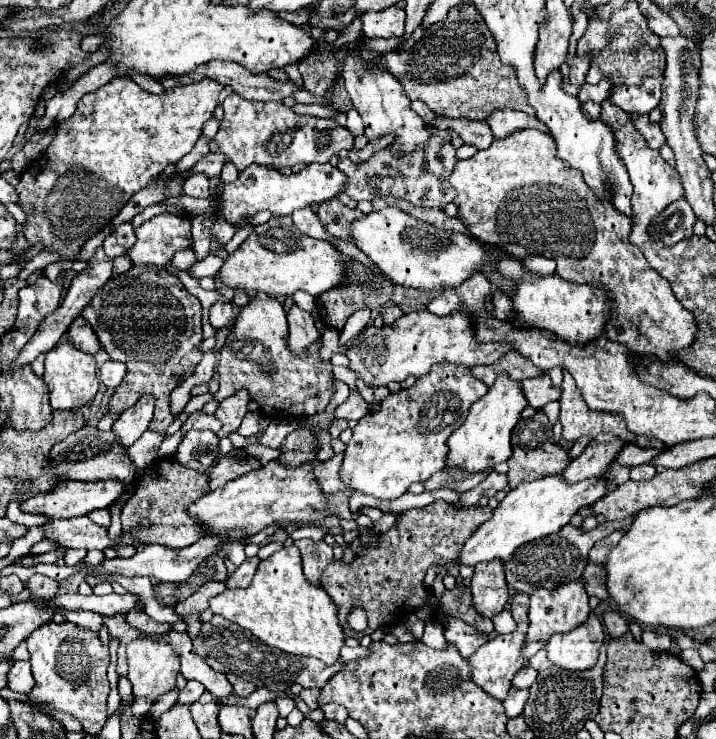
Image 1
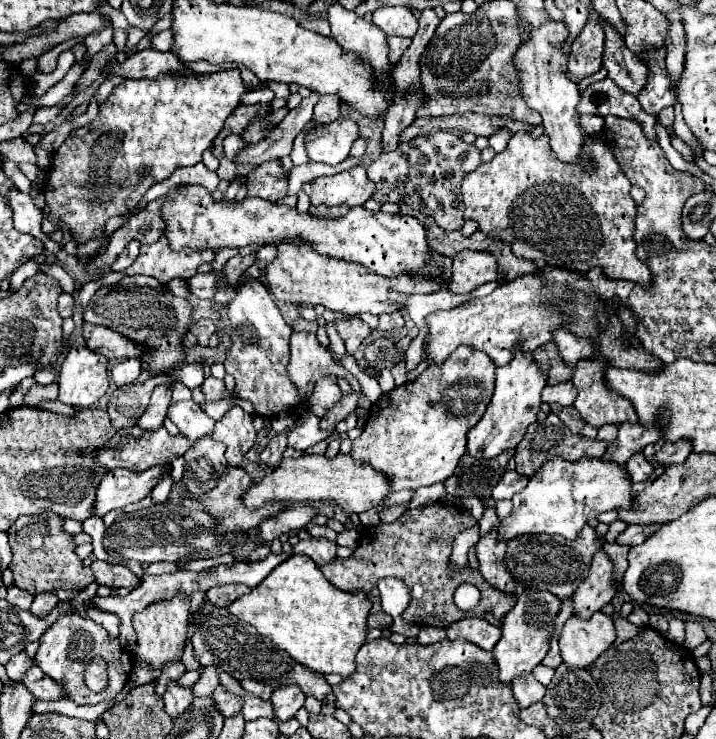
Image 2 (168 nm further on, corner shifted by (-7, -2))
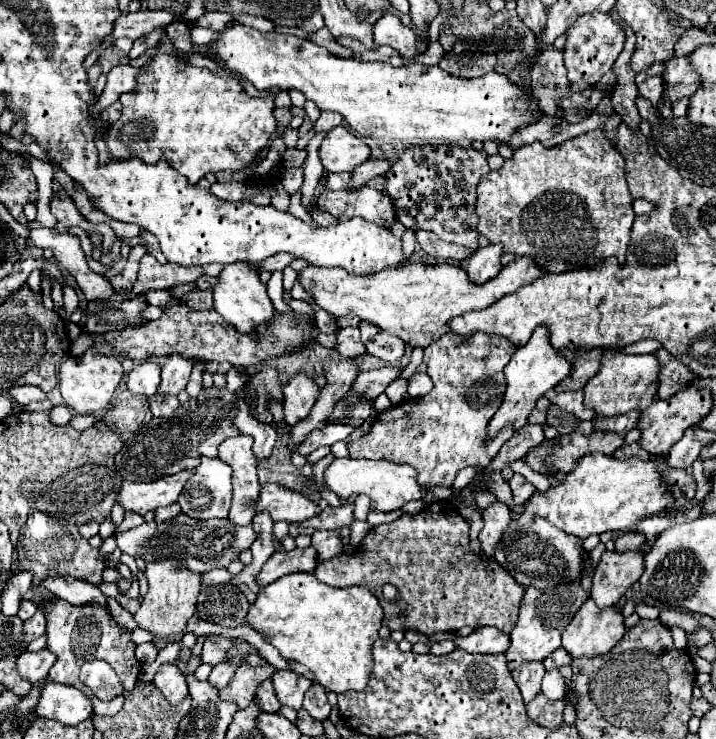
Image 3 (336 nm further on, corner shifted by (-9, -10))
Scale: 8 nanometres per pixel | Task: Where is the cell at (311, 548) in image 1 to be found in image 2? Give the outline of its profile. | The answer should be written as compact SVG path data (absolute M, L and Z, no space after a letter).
M304 539L294 545L294 553L308 555L318 567L336 559L336 543L328 539Z

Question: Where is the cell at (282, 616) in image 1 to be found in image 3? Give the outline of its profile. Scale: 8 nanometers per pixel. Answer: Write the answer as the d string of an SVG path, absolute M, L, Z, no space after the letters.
M286 575L286 579L278 579L278 583L270 583L262 589L262 593L258 595L256 603L250 605L250 613L246 617L246 623L252 625L256 631L262 631L266 633L266 637L270 637L270 643L280 651L280 655L284 659L294 659L298 661L300 665L306 665L314 675L316 675L316 681L326 689L326 691L332 691L332 693L346 693L346 691L362 691L370 679L370 673L372 673L372 643L378 639L378 631L382 627L382 619L384 619L384 611L376 599L376 595L368 589L368 587L362 587L362 585L354 585L354 587L346 587L346 589L336 589L336 587L328 587L324 583L320 583L314 575Z

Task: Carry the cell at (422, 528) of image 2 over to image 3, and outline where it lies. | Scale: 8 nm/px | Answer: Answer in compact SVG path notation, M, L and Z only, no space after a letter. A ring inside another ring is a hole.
M434 501L426 505L422 511L414 515L402 515L398 521L382 523L378 527L372 527L368 535L358 545L356 553L350 557L336 555L324 563L320 563L314 571L316 579L330 585L330 587L352 587L352 585L366 585L370 591L380 599L380 605L384 607L384 623L390 629L416 629L430 637L438 631L458 631L464 625L470 625L474 629L484 625L494 625L504 633L510 633L516 625L518 611L520 611L520 599L524 595L524 587L516 583L516 579L508 571L486 571L486 557L474 555L470 549L468 539L468 523L460 517L460 513L454 507L442 507L440 501ZM386 583L392 583L398 589L398 599L390 603L382 595L382 587ZM396 607L404 609L404 617L396 615Z

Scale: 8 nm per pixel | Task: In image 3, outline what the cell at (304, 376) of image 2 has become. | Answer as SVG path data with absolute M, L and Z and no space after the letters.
M296 375L286 387L284 387L284 419L292 427L300 421L304 421L312 405L318 399L318 387L312 379L304 375Z

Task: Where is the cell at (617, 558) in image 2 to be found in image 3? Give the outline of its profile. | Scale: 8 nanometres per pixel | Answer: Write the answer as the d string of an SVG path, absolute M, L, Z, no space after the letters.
M626 531L626 533L622 533L622 535L618 535L616 537L616 549L618 551L634 551L634 549L638 549L640 547L640 543L644 541L646 537L640 533L640 531Z

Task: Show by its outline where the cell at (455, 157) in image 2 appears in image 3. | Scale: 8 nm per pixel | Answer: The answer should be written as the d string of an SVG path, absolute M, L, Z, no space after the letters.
M418 145L404 151L404 155L392 165L386 177L386 193L394 199L396 217L398 221L412 231L432 231L442 241L464 245L468 249L478 249L478 215L474 213L476 203L476 185L478 181L490 171L486 151L476 151L474 147L460 147L460 145Z

